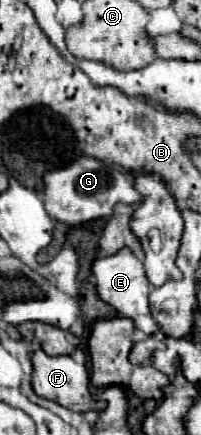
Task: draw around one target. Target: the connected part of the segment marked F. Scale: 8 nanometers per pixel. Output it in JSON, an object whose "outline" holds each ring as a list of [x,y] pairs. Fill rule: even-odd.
{"outline":[[[35,351],[33,353],[33,389],[39,397],[57,401],[59,405],[77,411],[77,413],[85,413],[85,411],[101,411],[97,409],[97,403],[91,397],[89,391],[89,371],[85,365],[75,363],[69,355],[59,355],[59,357],[49,357],[43,351]]]}

